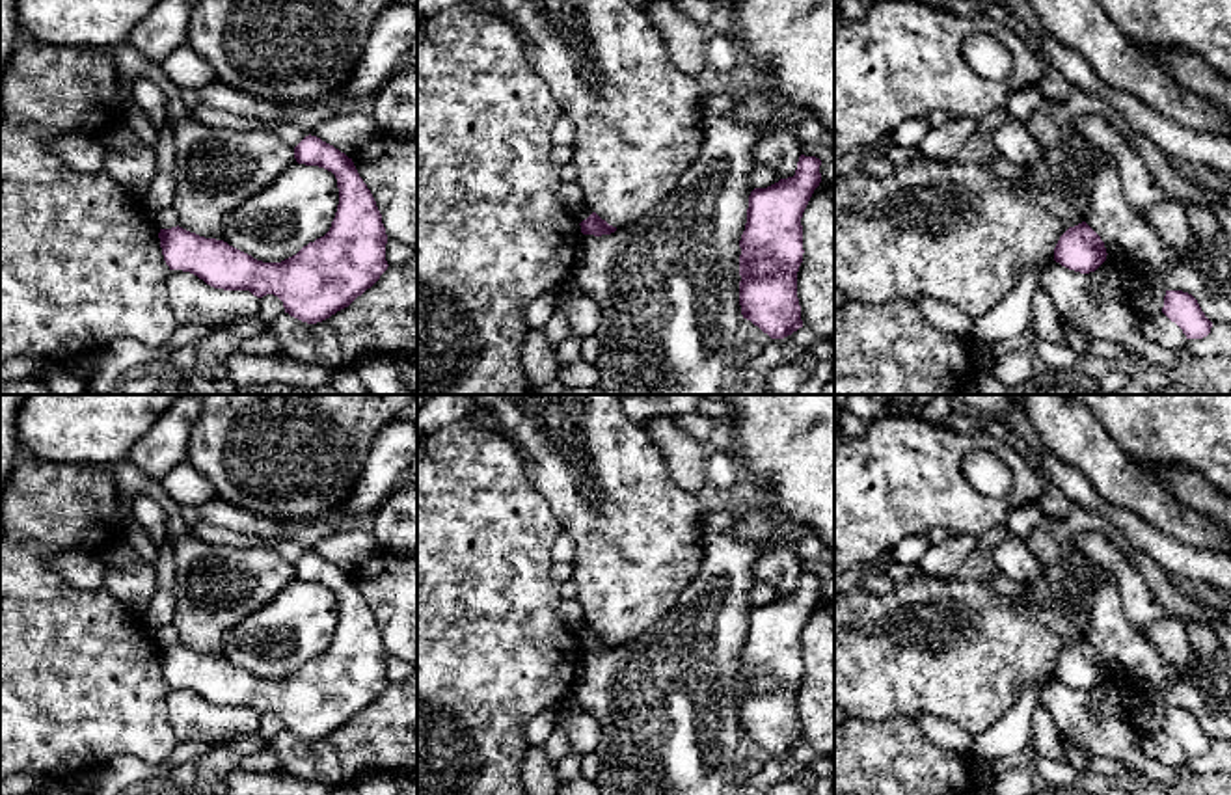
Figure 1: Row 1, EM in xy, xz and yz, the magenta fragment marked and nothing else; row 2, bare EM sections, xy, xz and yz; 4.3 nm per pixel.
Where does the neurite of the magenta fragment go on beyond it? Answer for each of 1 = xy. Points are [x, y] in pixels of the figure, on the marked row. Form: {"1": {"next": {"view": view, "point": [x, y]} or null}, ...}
{"1": {"next": null}}

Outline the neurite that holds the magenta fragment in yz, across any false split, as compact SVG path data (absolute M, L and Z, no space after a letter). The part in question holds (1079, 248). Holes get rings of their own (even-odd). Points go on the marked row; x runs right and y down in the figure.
M1086 222L1069 227L1054 248L1054 261L1080 274L1095 272L1106 255L1104 242Z

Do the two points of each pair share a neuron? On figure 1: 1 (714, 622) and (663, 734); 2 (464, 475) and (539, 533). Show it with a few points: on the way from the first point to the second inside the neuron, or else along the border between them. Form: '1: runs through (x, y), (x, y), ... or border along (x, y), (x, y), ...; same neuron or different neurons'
1: runs through (693, 650), (669, 699), (669, 706); same neuron
2: runs through (483, 494), (520, 529); same neuron

